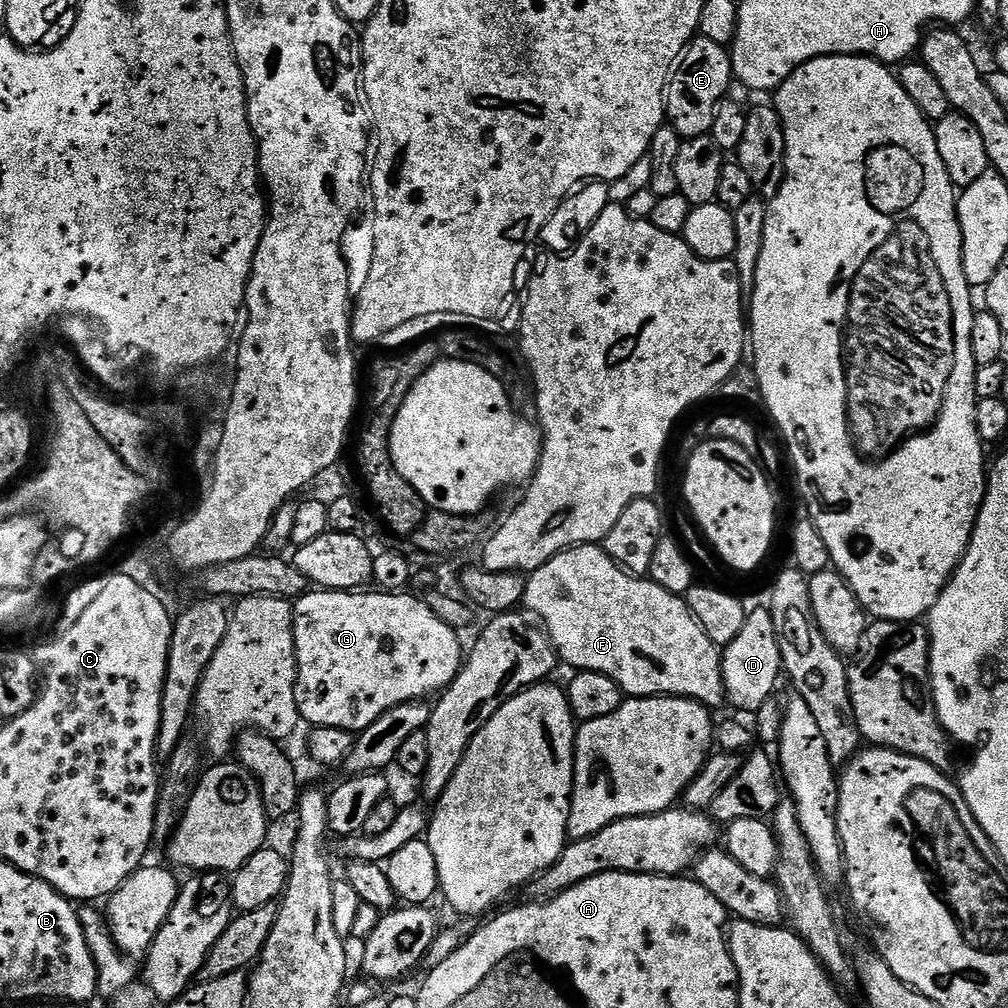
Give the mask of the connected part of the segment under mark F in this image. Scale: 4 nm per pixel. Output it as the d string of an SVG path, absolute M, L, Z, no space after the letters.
M577 544L574 548L567 548L564 552L559 552L554 558L550 558L540 568L535 568L526 579L526 590L524 591L523 607L529 613L537 612L540 615L539 623L552 641L552 647L556 649L557 657L564 660L572 667L572 670L582 672L597 672L606 674L615 684L622 689L629 697L637 696L683 696L686 700L699 700L705 708L716 710L721 703L725 703L724 683L722 682L722 670L720 669L721 649L702 630L702 626L692 617L692 611L688 609L687 603L681 597L670 594L670 590L662 590L662 586L655 584L653 580L631 576L624 569L618 567L607 554L604 553L600 544Z

